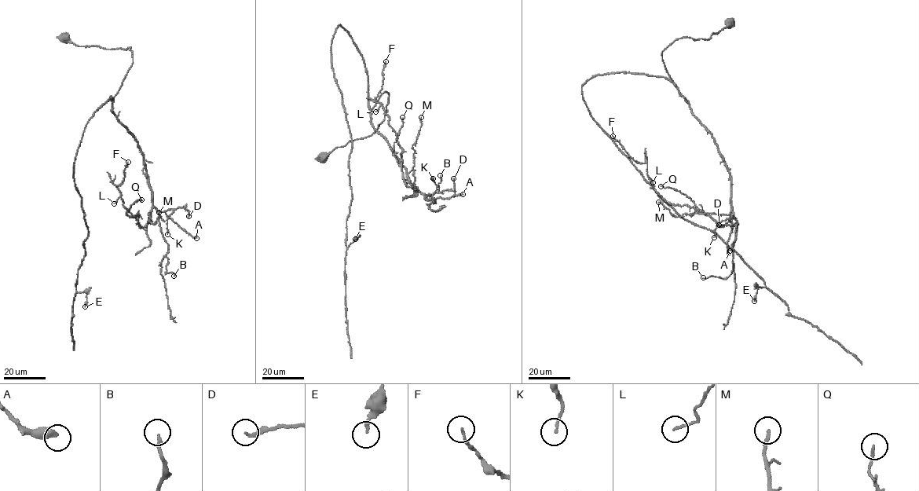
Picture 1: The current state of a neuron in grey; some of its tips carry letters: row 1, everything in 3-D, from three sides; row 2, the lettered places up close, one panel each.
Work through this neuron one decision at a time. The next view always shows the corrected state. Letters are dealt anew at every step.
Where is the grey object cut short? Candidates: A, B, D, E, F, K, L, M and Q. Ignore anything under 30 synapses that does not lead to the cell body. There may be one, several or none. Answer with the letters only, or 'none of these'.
none of these

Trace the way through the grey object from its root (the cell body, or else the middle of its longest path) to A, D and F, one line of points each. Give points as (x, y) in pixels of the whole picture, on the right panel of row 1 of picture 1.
A: (730, 23), (708, 39), (675, 39), (662, 56), (730, 174), (737, 226), (730, 250)
D: (730, 23), (708, 39), (675, 39), (662, 53), (670, 78), (710, 133), (730, 174), (735, 218), (719, 225)
F: (730, 23), (662, 56), (730, 174), (729, 221), (668, 203), (613, 136)

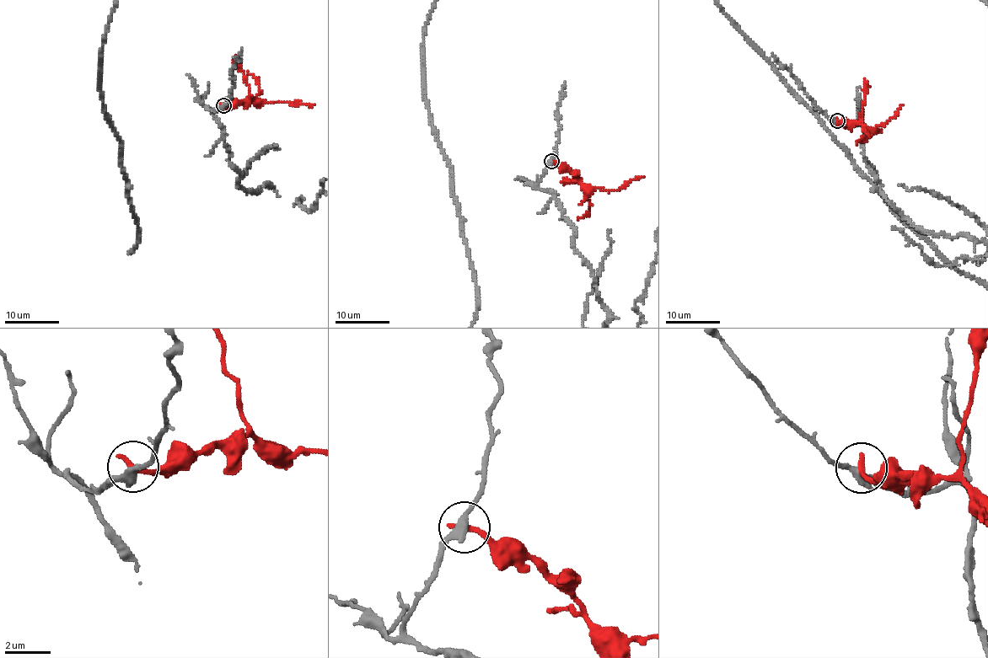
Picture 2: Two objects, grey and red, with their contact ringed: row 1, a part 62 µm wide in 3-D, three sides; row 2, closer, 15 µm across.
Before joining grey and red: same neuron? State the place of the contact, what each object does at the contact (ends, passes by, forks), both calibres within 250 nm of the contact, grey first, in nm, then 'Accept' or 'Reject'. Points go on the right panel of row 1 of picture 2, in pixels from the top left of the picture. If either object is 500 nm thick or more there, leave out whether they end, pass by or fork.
Place: (837, 120). At the ring grey passes by. At the ring red ends. Thickness 340 nm (grey) against 280 nm. Reject

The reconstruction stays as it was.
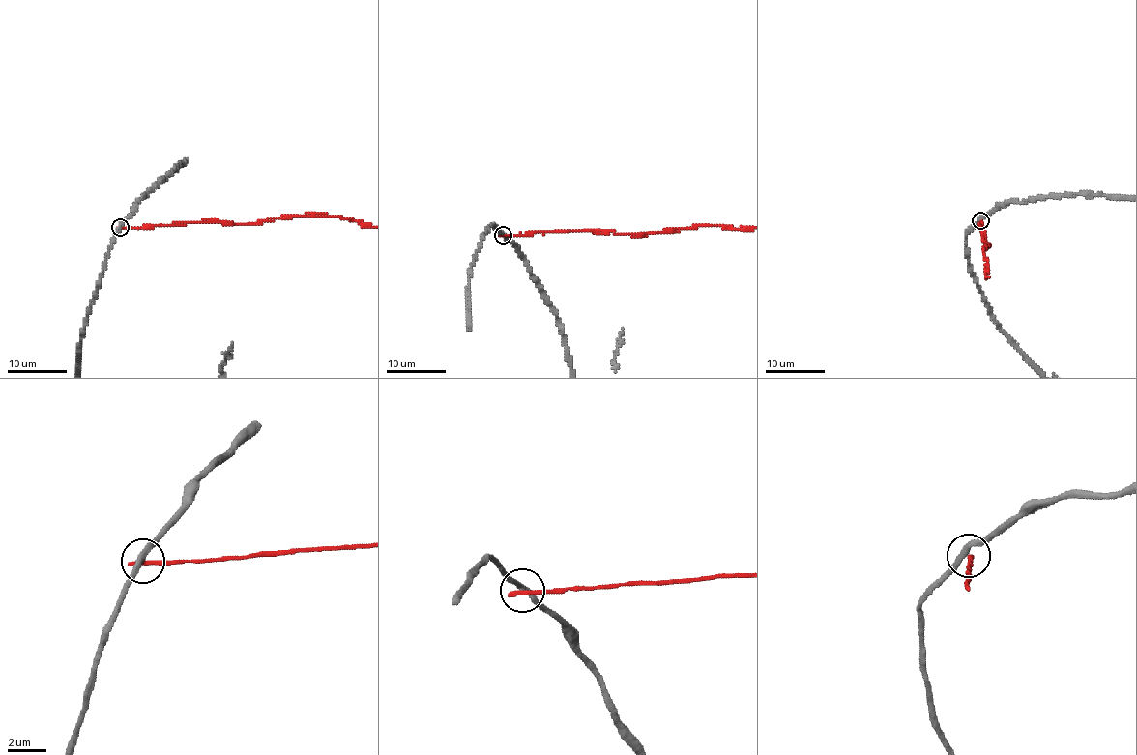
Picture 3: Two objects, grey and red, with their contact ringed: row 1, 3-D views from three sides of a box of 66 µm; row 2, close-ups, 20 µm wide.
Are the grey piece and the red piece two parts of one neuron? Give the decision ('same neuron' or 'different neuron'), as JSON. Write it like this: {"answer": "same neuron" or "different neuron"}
{"answer": "different neuron"}

